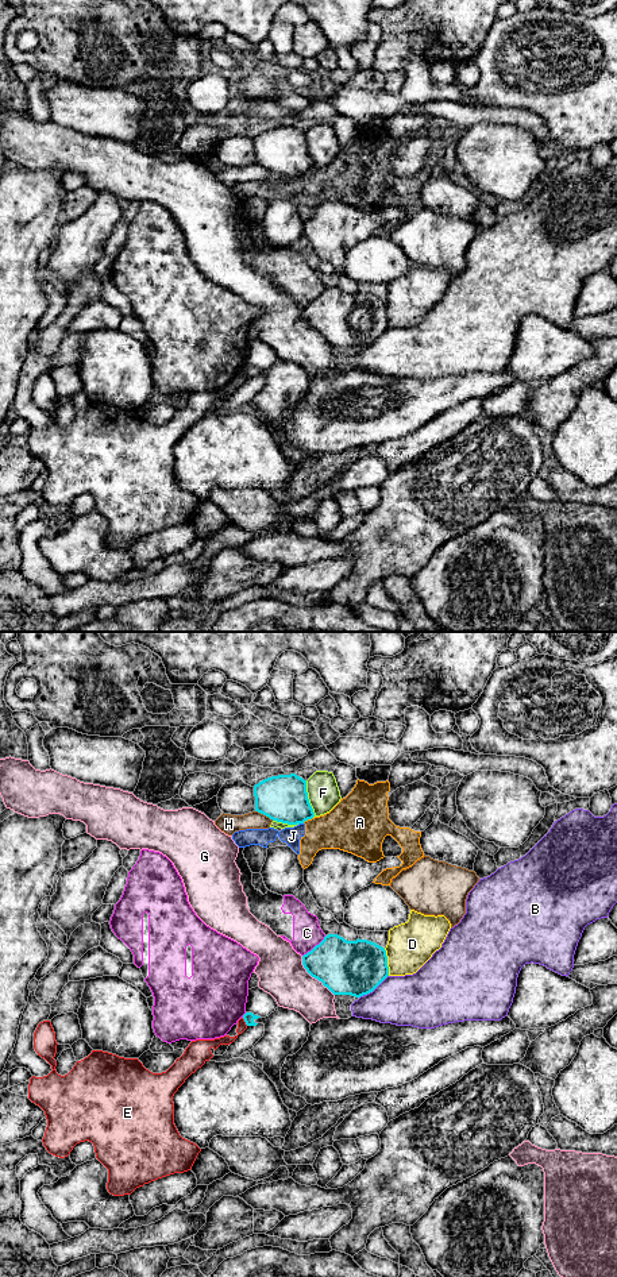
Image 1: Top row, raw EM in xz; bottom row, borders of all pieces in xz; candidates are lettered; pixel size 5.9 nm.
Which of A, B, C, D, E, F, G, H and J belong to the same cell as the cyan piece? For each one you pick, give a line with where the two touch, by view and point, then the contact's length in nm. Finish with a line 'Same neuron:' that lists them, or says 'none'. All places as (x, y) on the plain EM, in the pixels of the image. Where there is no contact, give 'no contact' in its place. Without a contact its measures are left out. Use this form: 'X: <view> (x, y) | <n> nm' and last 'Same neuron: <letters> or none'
Same neuron: none

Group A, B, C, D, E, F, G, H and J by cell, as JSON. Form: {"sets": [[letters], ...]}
{"sets": [["A", "J"], ["B"], ["C"], ["D"], ["E"], ["F", "H"], ["G"]]}

